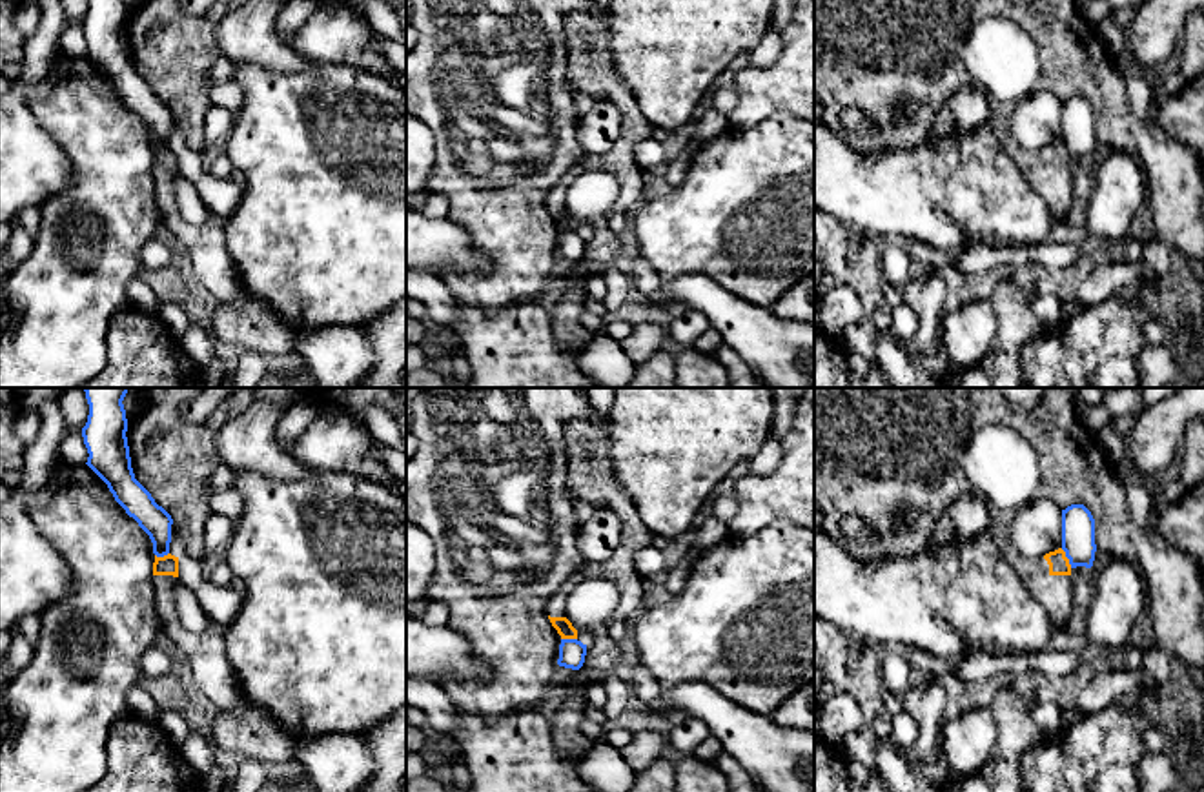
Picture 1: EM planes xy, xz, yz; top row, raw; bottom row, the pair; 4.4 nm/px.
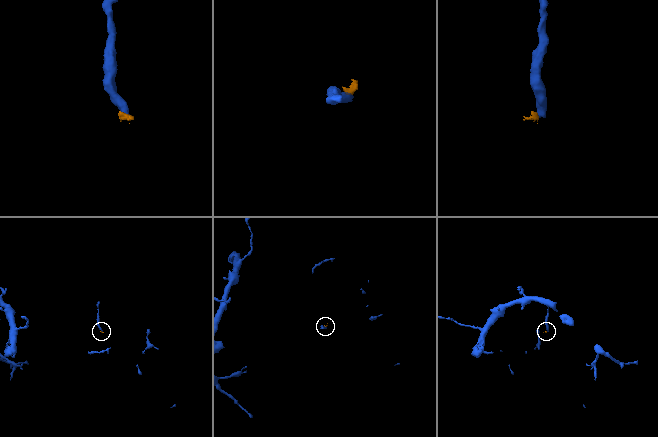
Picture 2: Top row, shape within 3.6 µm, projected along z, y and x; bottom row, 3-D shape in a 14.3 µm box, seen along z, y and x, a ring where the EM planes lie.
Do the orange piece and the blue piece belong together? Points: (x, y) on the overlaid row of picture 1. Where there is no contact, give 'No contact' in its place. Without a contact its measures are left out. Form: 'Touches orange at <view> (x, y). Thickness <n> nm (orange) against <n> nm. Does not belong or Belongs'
Touches orange at yz (1066, 558). Thickness 100 nm (orange) against 140 nm. Does not belong

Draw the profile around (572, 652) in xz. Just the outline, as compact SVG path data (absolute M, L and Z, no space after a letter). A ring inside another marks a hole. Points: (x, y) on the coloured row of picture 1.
M561 639L557 665L579 670L585 663L587 645L577 639Z

